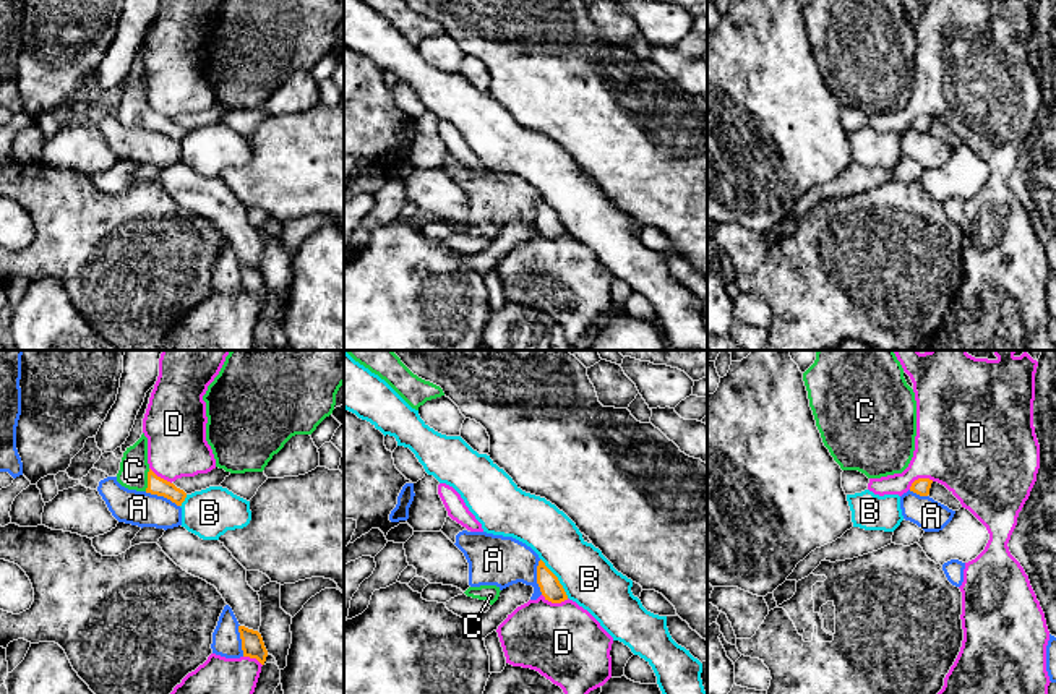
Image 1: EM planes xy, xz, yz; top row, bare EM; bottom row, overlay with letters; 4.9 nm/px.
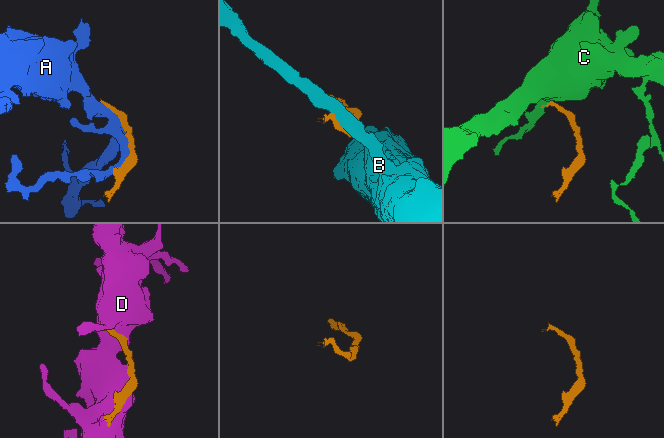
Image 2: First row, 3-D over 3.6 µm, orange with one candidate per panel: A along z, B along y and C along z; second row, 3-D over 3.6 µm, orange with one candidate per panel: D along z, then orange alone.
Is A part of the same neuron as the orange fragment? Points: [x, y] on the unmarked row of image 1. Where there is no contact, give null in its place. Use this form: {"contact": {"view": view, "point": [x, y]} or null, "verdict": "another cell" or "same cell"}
{"contact": {"view": "xz", "point": [537, 214]}, "verdict": "another cell"}

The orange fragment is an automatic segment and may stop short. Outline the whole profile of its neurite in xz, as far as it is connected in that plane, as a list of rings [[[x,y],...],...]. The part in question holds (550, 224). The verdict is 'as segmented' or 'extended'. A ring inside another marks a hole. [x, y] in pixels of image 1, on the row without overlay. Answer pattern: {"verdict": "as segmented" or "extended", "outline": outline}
{"verdict": "as segmented", "outline": [[[542,196],[537,203],[537,221],[545,237],[552,240],[561,240],[568,237],[568,232],[563,222],[560,221],[558,214],[545,203]]]}

